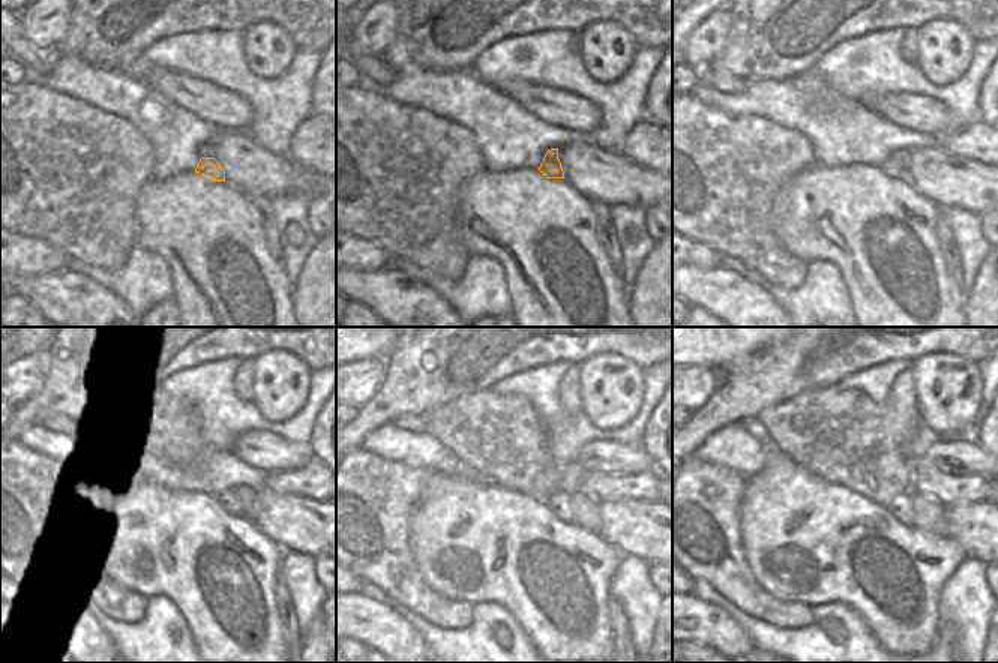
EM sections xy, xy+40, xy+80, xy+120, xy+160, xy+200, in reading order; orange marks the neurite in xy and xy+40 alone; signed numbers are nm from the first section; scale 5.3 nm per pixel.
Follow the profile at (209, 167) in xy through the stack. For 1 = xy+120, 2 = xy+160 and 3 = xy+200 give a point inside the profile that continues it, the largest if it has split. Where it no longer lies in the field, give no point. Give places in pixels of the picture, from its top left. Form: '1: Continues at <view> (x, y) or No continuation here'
1: Continues at xy+120 (228, 500)
2: Continues at xy+160 (559, 503)
3: Continues at xy+200 (901, 507).

